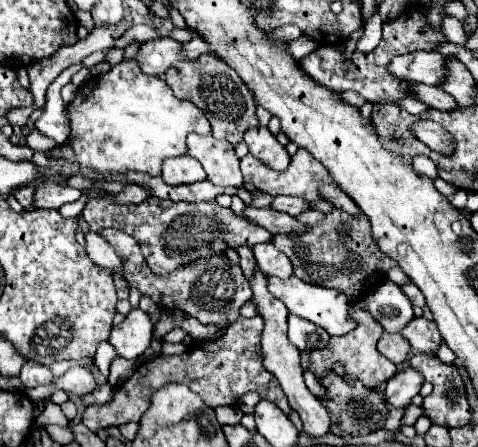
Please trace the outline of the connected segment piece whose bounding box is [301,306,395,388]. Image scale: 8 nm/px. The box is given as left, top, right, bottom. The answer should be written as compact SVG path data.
M351 306L351 312L349 312L349 318L353 322L357 322L357 328L353 328L349 334L343 334L343 336L331 336L329 344L321 350L313 350L313 352L303 352L301 356L301 366L303 370L311 370L317 378L323 378L327 376L329 372L333 372L335 368L335 362L341 362L345 366L345 374L343 378L353 384L357 380L363 382L363 386L367 388L377 388L381 386L383 382L387 382L393 374L395 374L395 364L389 362L379 350L377 350L377 342L383 334L383 328L369 316L367 310L361 310L361 308L353 308Z

